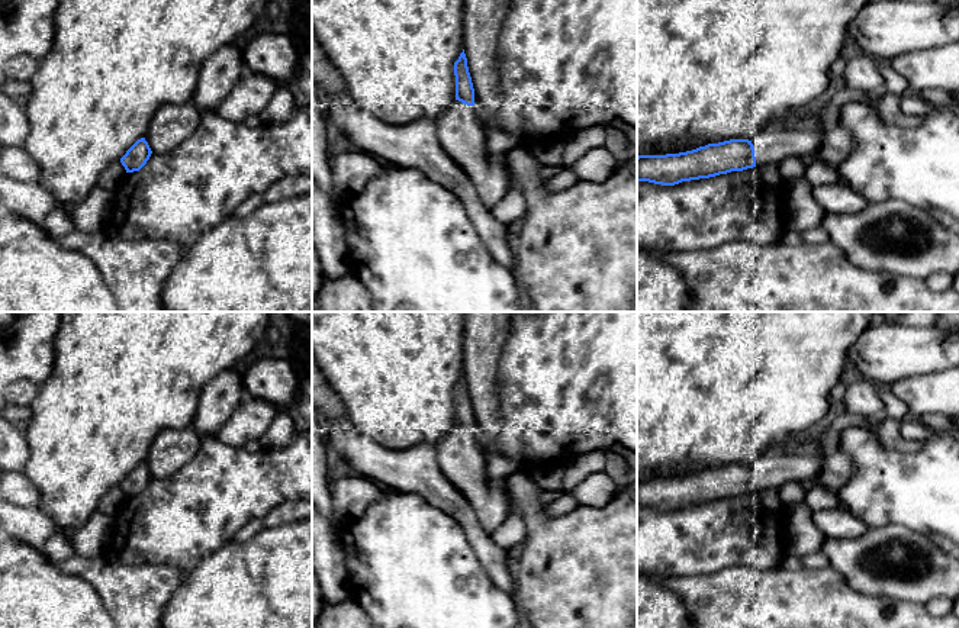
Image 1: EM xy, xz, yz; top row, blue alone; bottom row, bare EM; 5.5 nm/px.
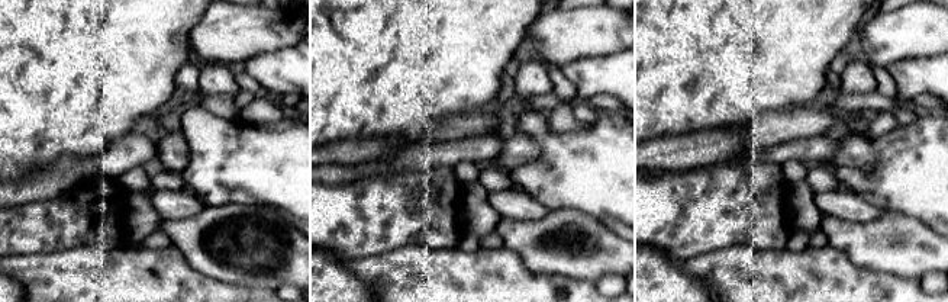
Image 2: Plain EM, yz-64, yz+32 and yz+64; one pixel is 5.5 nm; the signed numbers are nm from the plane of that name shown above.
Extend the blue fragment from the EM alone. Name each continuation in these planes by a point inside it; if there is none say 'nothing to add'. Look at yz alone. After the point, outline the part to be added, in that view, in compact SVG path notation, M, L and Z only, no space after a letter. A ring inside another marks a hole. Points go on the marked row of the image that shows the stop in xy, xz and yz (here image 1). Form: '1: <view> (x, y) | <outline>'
1: yz (771, 145) | M818 126L762 129L752 139L756 167L779 165L788 157L817 157L821 142L823 129L820 129Z

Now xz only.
1: xz (460, 134) | M454 100L435 117L435 126L441 146L466 171L480 202L492 210L515 181L506 164L487 154L474 106Z

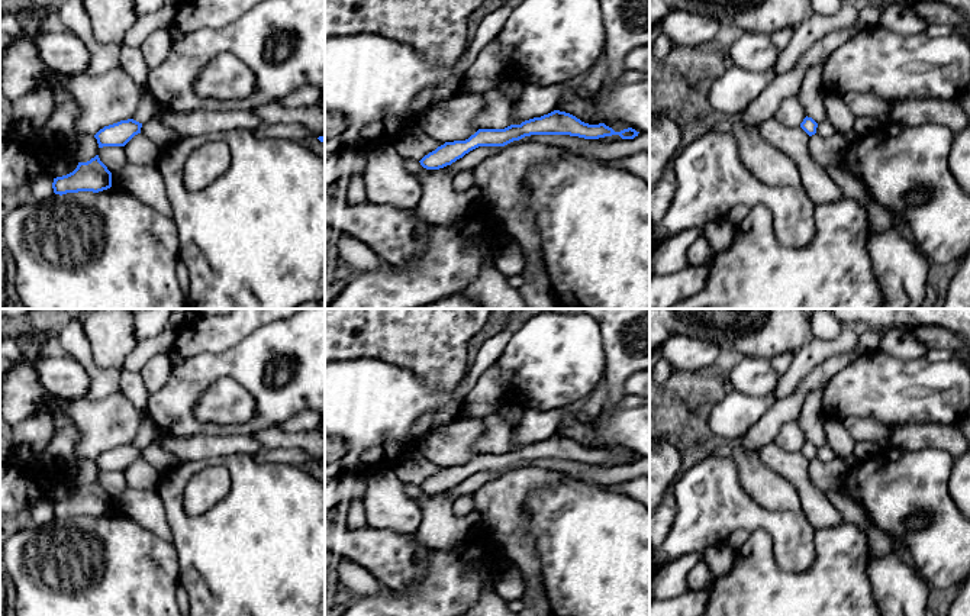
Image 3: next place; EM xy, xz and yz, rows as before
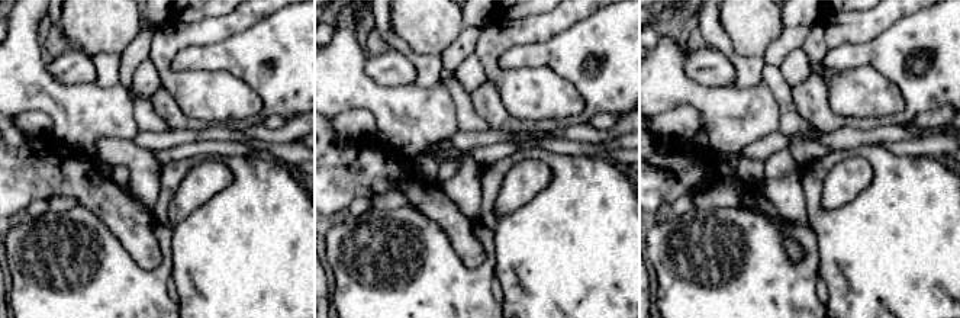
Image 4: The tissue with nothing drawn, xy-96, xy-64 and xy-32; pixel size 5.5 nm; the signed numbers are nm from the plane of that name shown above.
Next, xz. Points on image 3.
nothing to add

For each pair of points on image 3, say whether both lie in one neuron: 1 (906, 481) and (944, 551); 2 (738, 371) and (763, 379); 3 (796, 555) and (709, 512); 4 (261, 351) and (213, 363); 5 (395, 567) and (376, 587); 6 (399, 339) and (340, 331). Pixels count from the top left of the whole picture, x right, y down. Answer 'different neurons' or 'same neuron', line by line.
1: same neuron
2: same neuron
3: same neuron
4: same neuron
5: different neurons
6: same neuron

